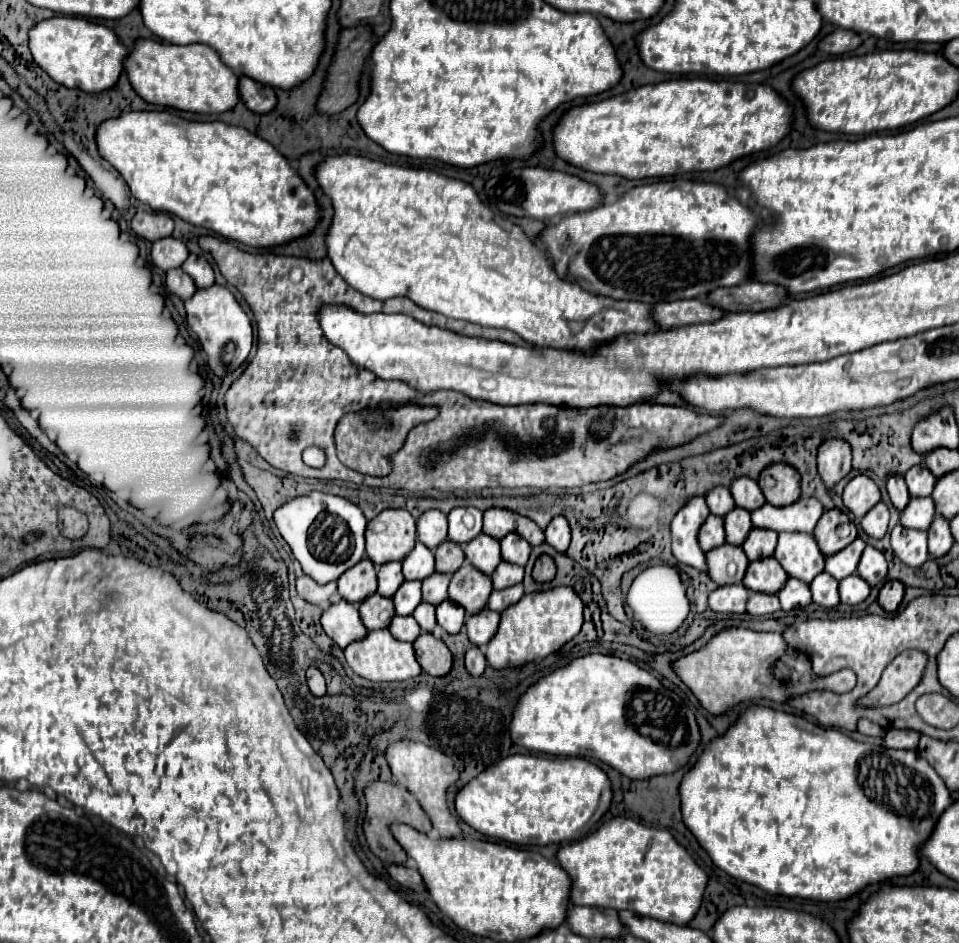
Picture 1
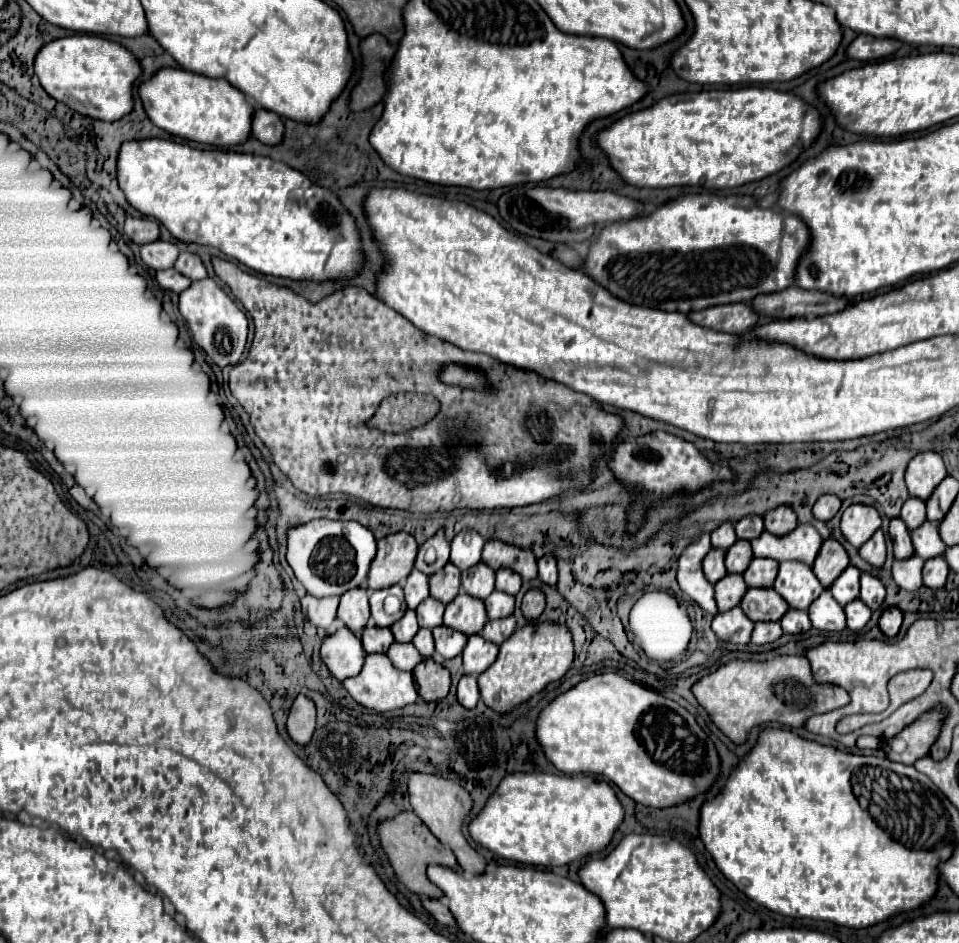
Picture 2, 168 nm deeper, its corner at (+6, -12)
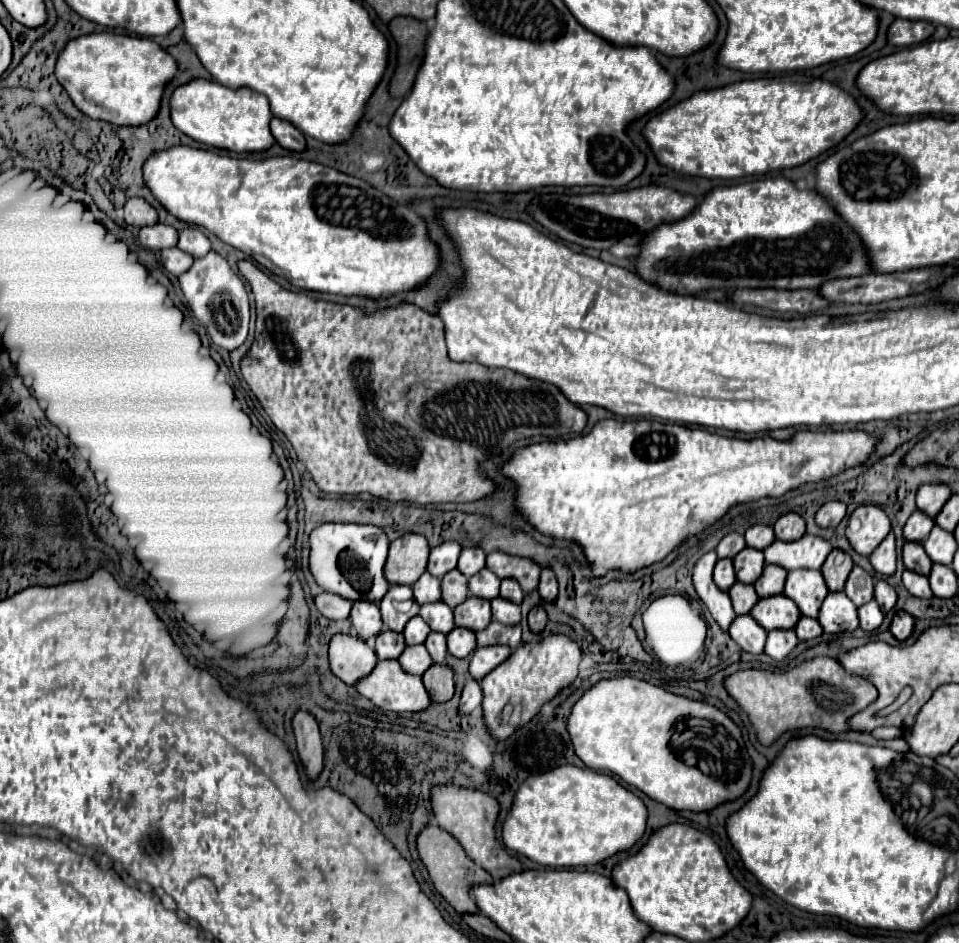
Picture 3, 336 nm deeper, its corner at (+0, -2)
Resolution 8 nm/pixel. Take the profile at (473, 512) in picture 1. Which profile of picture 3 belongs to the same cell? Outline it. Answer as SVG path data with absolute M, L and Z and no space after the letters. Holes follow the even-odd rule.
M465 547L459 555L459 565L457 569L465 575L471 577L475 573L479 573L485 567L485 553L481 547Z

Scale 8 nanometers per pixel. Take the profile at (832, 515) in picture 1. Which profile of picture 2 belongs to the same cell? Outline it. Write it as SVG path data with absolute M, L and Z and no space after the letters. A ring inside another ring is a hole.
M827 539L815 559L813 573L817 575L819 583L825 589L829 589L833 585L833 581L847 569L847 565L849 565L849 557L847 557L845 549L841 547L841 543L835 539Z

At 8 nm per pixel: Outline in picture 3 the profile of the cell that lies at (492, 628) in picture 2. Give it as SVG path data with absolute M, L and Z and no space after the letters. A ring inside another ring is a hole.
M491 621L487 629L477 633L477 645L509 645L515 649L521 643L521 625L503 625Z

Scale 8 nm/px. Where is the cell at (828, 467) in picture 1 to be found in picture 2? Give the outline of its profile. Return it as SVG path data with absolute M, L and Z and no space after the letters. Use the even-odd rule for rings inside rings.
M823 495L813 505L813 517L819 519L819 521L831 521L837 515L839 507L841 507L839 497L835 497L835 495Z

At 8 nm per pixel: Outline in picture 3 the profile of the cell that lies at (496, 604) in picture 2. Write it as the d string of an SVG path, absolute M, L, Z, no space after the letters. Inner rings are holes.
M495 597L491 599L491 609L493 609L493 619L505 625L515 625L521 619L521 607L509 599Z

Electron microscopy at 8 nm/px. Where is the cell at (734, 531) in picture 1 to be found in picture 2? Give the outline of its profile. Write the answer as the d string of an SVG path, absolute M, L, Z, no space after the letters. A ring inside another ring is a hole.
M737 541L725 555L725 565L729 573L745 573L749 561L753 559L753 551L749 541Z

